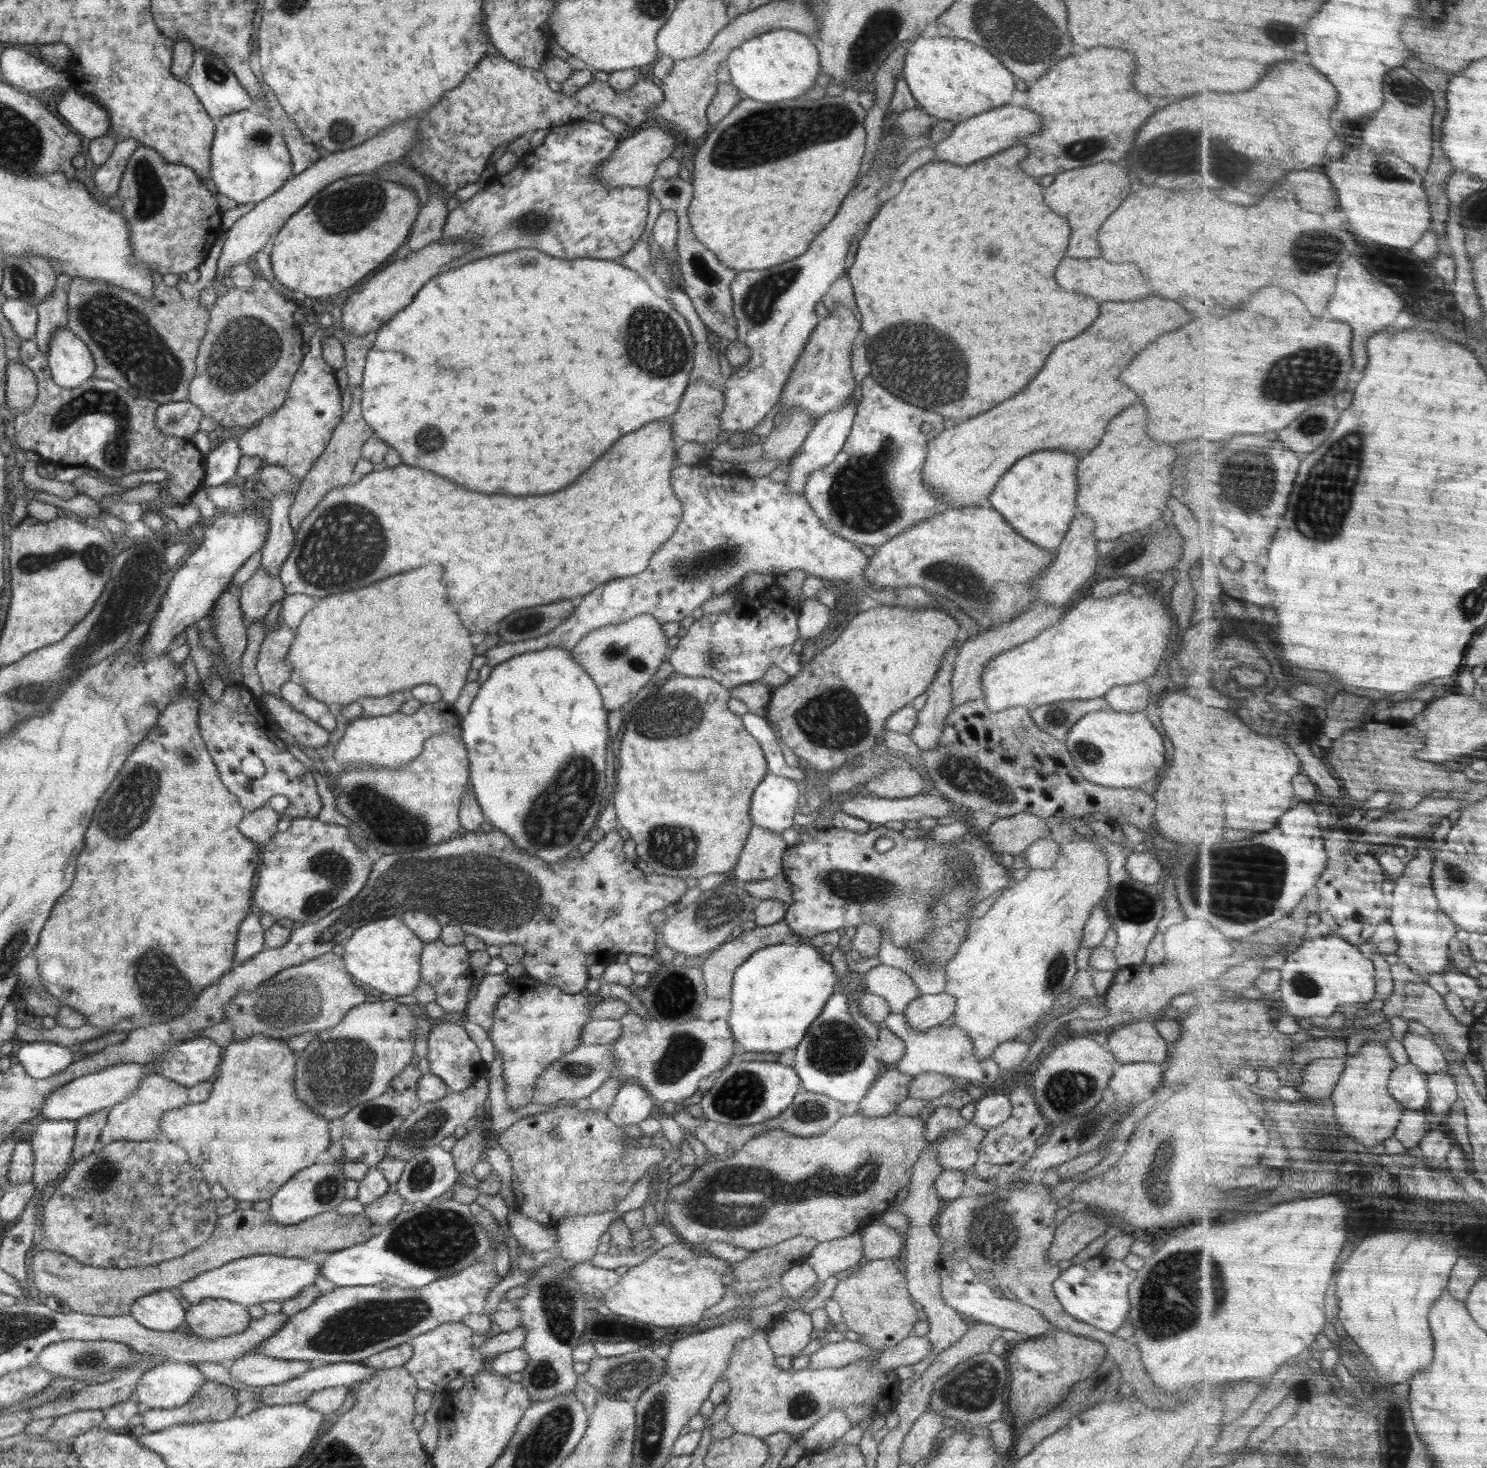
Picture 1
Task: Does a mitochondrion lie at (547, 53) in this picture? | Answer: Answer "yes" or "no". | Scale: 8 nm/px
no

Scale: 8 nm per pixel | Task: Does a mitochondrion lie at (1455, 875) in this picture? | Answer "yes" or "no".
yes

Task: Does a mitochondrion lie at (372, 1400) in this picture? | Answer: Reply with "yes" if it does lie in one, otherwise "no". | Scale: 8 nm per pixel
no

